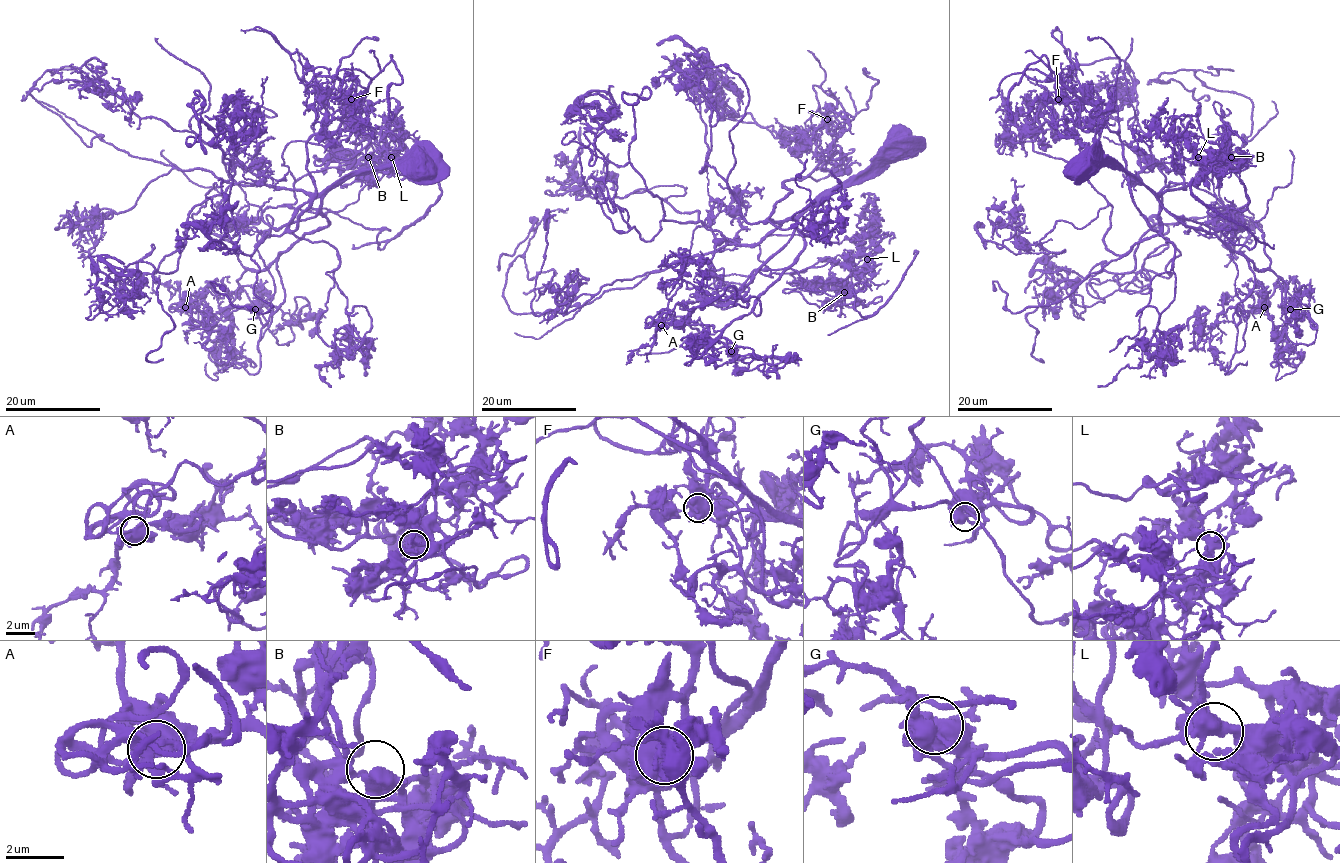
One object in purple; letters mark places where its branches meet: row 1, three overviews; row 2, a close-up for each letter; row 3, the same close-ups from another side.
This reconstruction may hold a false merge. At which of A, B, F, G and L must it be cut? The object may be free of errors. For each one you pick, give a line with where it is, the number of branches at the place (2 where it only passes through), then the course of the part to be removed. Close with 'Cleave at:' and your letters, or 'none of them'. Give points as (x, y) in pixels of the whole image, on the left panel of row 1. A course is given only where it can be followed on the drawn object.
Cleave at: none of them

